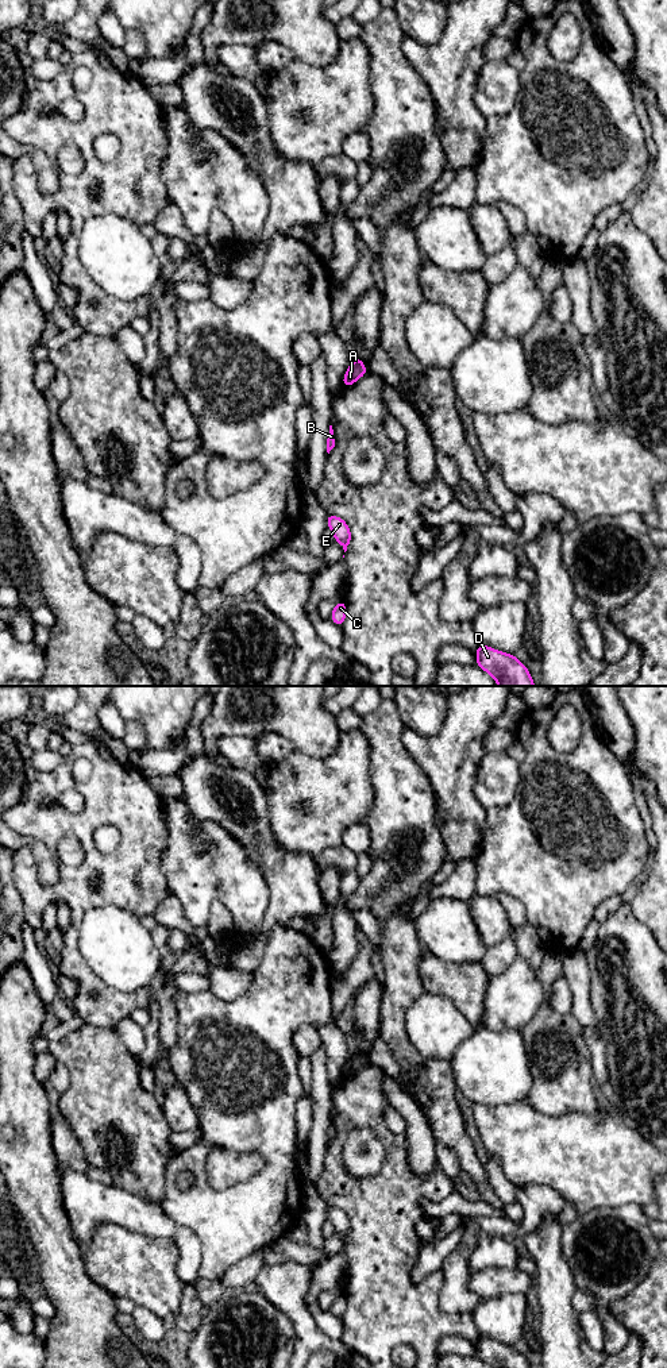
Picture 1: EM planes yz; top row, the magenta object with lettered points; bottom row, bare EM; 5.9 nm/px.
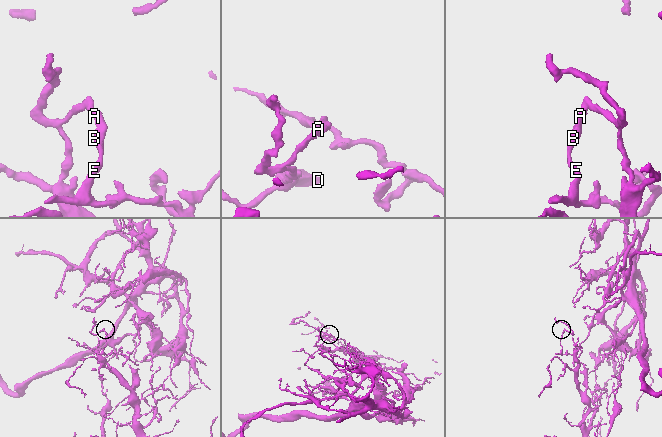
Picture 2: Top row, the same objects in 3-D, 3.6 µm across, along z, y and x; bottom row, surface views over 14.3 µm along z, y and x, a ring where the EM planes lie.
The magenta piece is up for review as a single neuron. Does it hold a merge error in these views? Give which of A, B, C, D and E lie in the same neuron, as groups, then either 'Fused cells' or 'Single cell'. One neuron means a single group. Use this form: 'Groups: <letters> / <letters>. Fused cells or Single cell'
Groups: A B C E / D. Fused cells

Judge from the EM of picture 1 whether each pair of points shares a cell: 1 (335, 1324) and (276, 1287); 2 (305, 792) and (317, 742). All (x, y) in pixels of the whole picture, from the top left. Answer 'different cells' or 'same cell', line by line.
1: different cells
2: different cells

